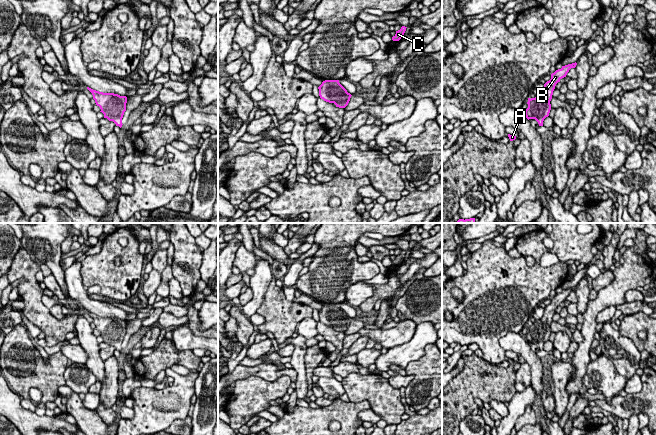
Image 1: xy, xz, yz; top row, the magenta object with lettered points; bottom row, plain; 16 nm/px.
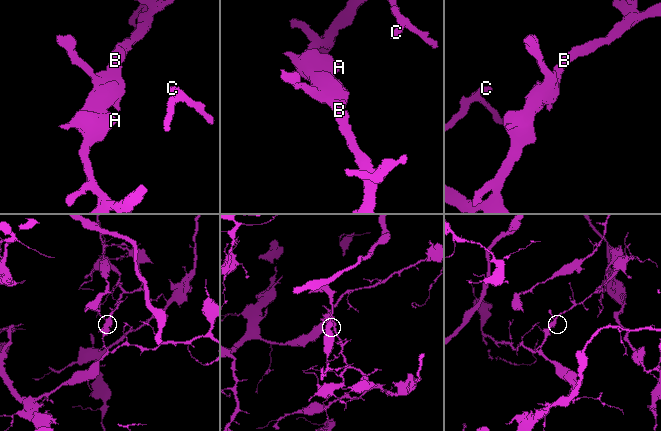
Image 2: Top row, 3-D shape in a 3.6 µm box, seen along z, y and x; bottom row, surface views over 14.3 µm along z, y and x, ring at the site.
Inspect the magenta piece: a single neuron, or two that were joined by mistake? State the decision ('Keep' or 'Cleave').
Keep

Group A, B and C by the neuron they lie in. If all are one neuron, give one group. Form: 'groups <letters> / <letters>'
groups A B C

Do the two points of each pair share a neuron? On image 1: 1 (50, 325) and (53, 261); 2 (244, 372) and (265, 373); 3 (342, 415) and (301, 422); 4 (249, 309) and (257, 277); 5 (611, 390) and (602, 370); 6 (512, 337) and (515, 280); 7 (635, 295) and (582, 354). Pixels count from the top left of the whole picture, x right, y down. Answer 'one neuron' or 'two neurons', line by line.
1: two neurons
2: one neuron
3: one neuron
4: one neuron
5: one neuron
6: two neurons
7: two neurons

